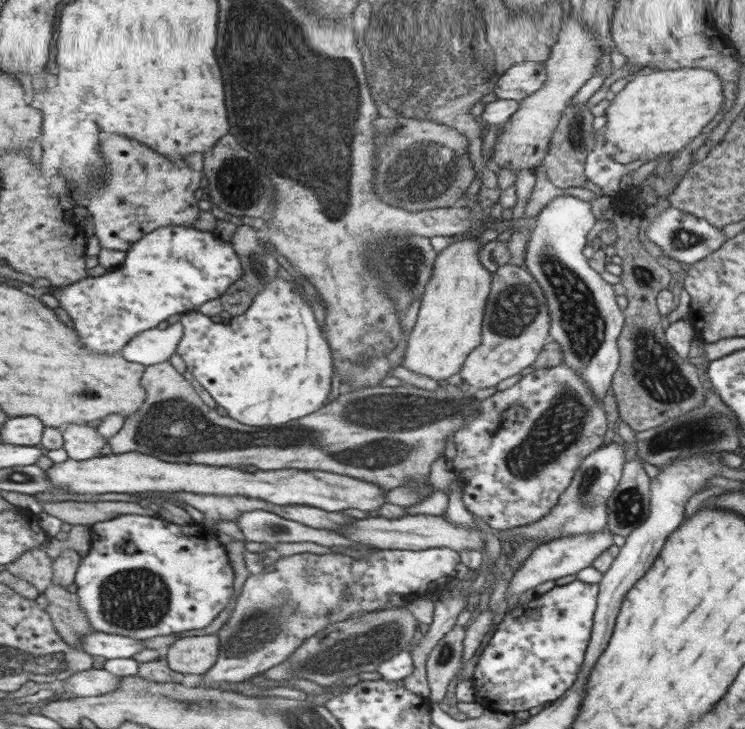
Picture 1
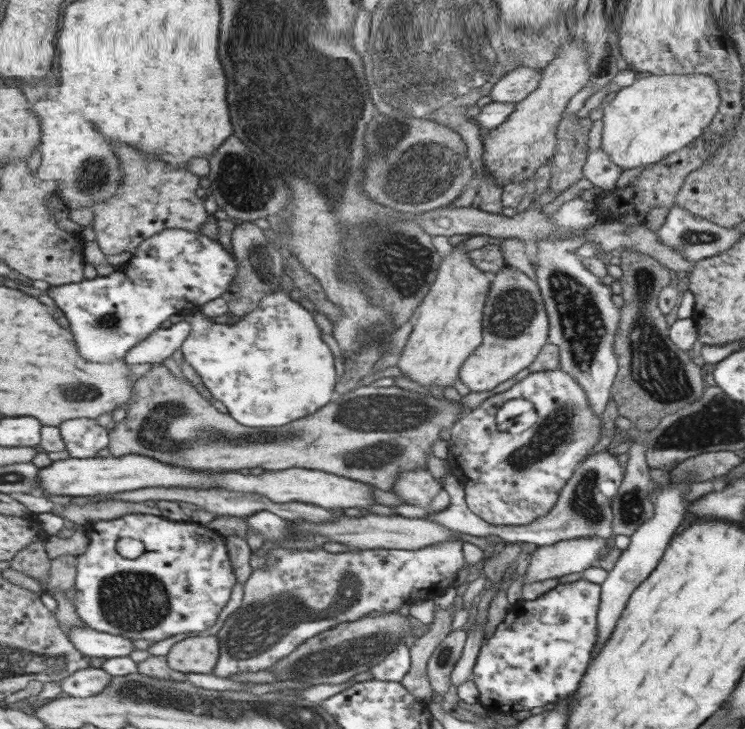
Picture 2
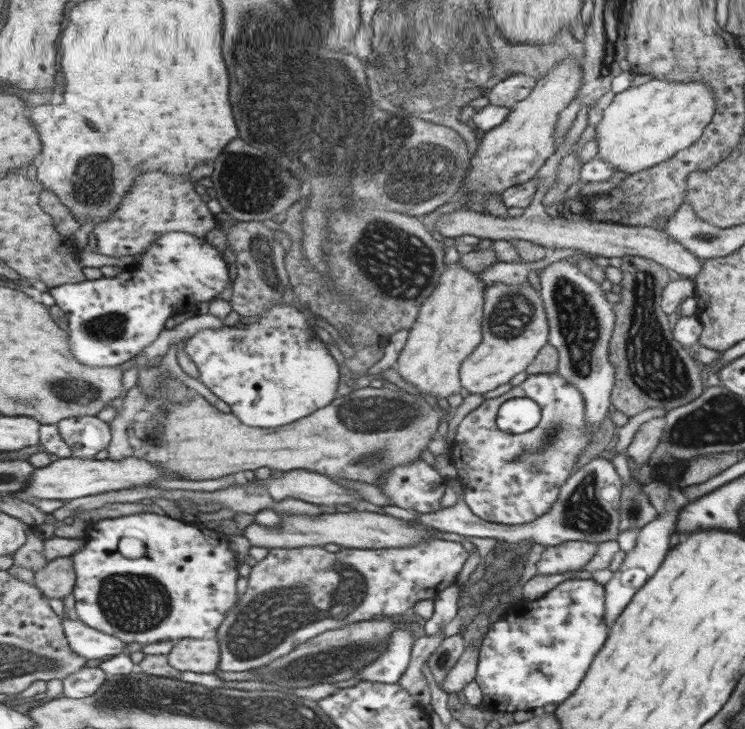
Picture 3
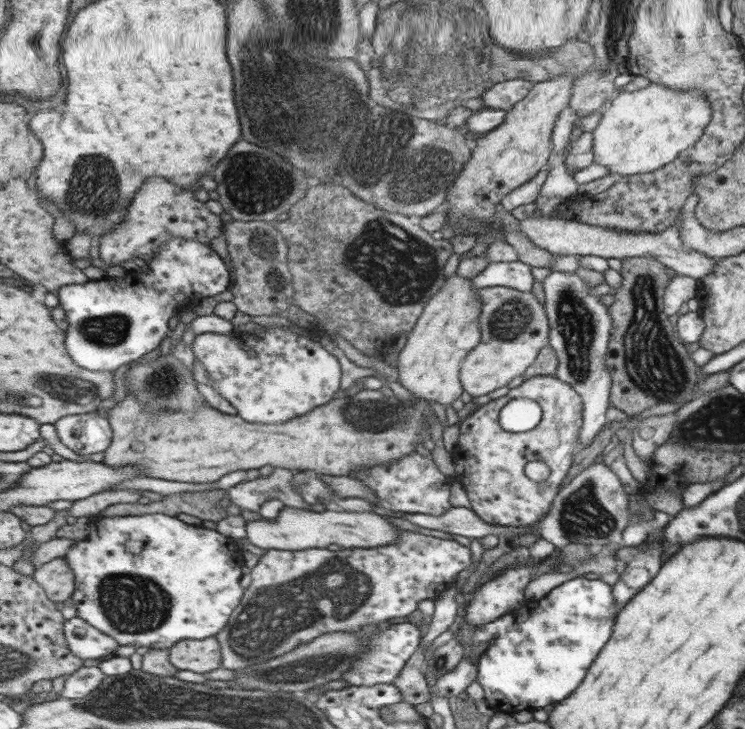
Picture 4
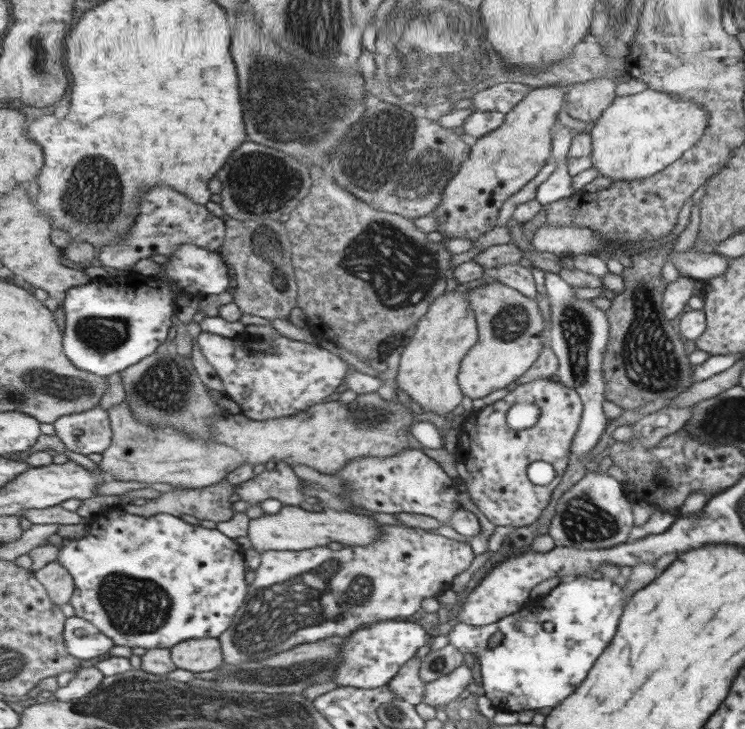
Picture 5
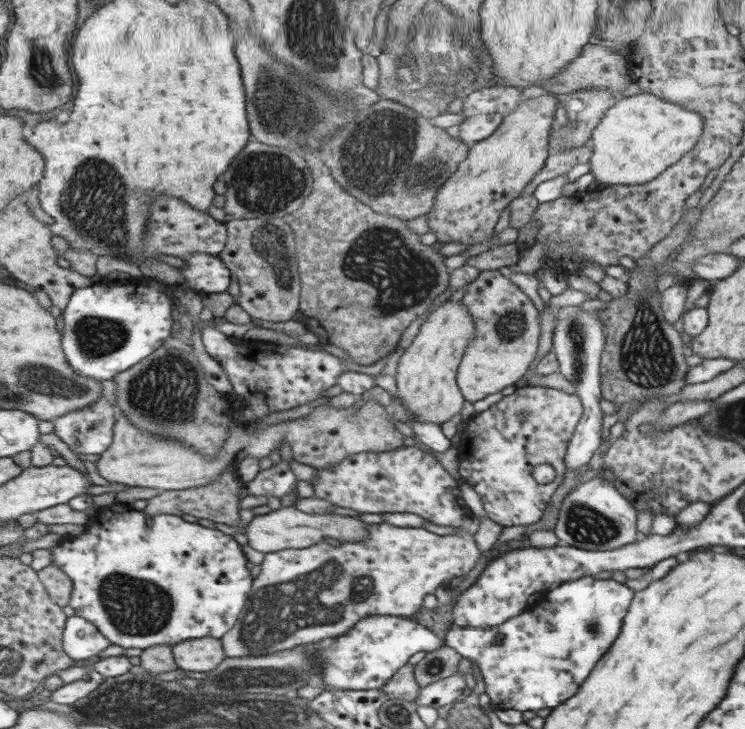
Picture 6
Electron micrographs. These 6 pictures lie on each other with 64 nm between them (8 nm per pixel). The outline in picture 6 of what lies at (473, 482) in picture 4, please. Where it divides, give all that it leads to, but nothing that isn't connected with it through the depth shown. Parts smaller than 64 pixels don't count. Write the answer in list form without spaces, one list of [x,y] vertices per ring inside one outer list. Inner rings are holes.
[[[526,384],[468,420],[462,440],[470,455],[459,461],[460,472],[480,495],[490,520],[506,527],[530,525],[542,518],[556,486],[554,482],[538,484],[532,478],[532,466],[550,464],[556,474],[564,474],[565,456],[581,418],[582,404],[576,393]]]

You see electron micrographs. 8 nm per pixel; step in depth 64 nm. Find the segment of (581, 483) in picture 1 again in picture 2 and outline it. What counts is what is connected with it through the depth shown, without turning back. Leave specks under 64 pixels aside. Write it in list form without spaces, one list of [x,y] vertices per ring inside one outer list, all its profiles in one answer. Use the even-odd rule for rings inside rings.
[[[608,449],[590,455],[583,460],[582,466],[573,474],[573,478],[566,484],[561,492],[561,499],[548,515],[533,520],[530,524],[522,526],[494,526],[484,522],[476,516],[465,502],[465,485],[462,478],[451,474],[446,476],[443,488],[450,496],[450,505],[442,512],[426,514],[424,518],[442,523],[452,531],[470,534],[470,536],[498,535],[506,543],[532,542],[538,547],[545,547],[560,543],[566,539],[580,539],[582,537],[598,536],[607,539],[614,535],[613,500],[620,491],[621,484],[625,482],[626,467],[622,467],[622,456],[611,454]]]

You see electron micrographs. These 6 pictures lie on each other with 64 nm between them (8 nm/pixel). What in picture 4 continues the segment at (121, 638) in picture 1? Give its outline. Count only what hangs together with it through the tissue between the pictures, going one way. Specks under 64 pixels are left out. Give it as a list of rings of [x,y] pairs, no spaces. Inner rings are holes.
[[[78,616],[66,621],[65,633],[72,651],[84,660],[105,659],[112,654],[116,656],[123,645],[118,639]]]

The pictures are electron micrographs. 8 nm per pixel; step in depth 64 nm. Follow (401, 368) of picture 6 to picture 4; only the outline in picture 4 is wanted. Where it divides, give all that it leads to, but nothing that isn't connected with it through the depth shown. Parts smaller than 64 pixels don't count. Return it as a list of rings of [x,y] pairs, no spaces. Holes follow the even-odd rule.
[[[452,274],[443,287],[425,306],[414,332],[409,332],[407,341],[397,361],[398,382],[407,388],[413,397],[424,402],[439,402],[444,406],[454,402],[462,394],[463,384],[458,372],[464,358],[480,344],[480,312],[482,301],[473,280]]]

